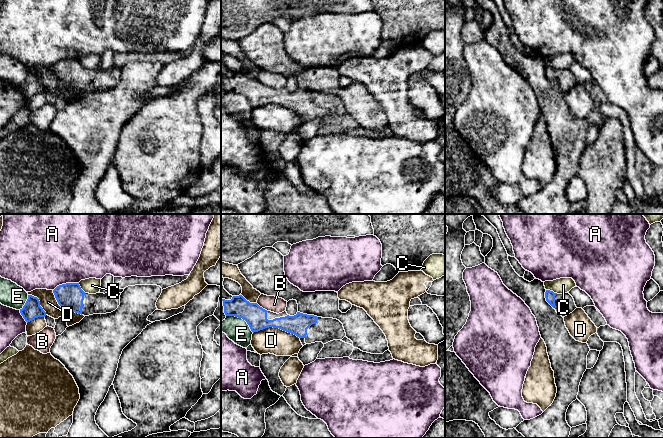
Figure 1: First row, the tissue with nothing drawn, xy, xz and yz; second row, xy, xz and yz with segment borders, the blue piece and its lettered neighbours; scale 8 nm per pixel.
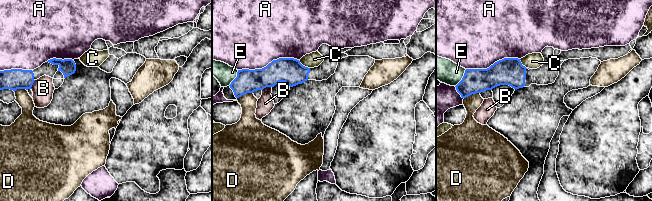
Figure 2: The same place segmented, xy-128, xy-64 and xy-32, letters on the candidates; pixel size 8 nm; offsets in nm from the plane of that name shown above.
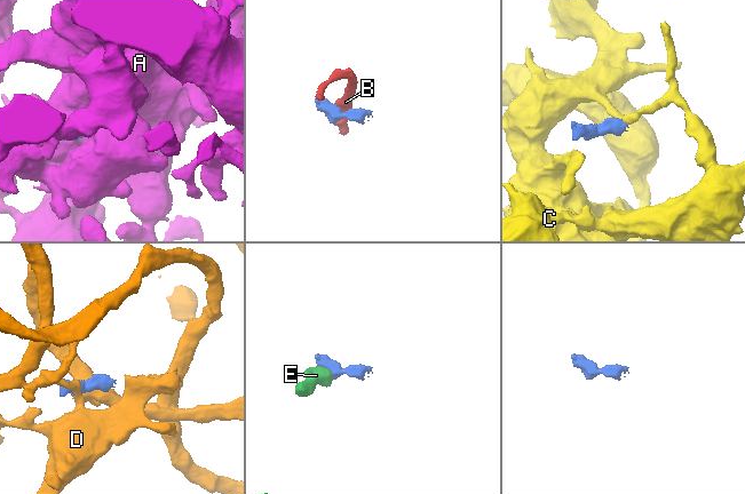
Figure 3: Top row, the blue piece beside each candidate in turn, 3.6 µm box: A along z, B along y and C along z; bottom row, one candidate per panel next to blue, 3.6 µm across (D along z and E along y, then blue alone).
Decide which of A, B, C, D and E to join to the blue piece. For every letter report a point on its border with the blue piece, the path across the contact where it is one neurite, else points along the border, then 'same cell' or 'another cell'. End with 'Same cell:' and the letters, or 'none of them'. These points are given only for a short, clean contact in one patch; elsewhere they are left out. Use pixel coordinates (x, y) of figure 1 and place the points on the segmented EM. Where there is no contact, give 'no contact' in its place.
A: xy (66, 283) | another cell
B: xz (261, 307) | along xz (256, 303), (267, 311) | another cell
C: yz (552, 291) | along yz (546, 289), (557, 293) | another cell
D: xz (276, 327) | another cell
E: xz (241, 317) | along xz (226, 315), (241, 317), (253, 332) | another cell
Same cell: none of them

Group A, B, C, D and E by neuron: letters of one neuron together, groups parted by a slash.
A / B / C / D / E

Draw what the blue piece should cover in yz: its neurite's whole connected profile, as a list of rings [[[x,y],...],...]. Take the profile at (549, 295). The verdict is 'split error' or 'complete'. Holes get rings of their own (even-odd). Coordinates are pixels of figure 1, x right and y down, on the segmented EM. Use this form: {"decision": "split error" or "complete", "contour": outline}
{"decision": "split error", "contour": [[[546,290],[545,298],[546,301],[562,317],[569,315],[577,308],[573,297],[568,292],[563,294],[557,294],[553,291]]]}

